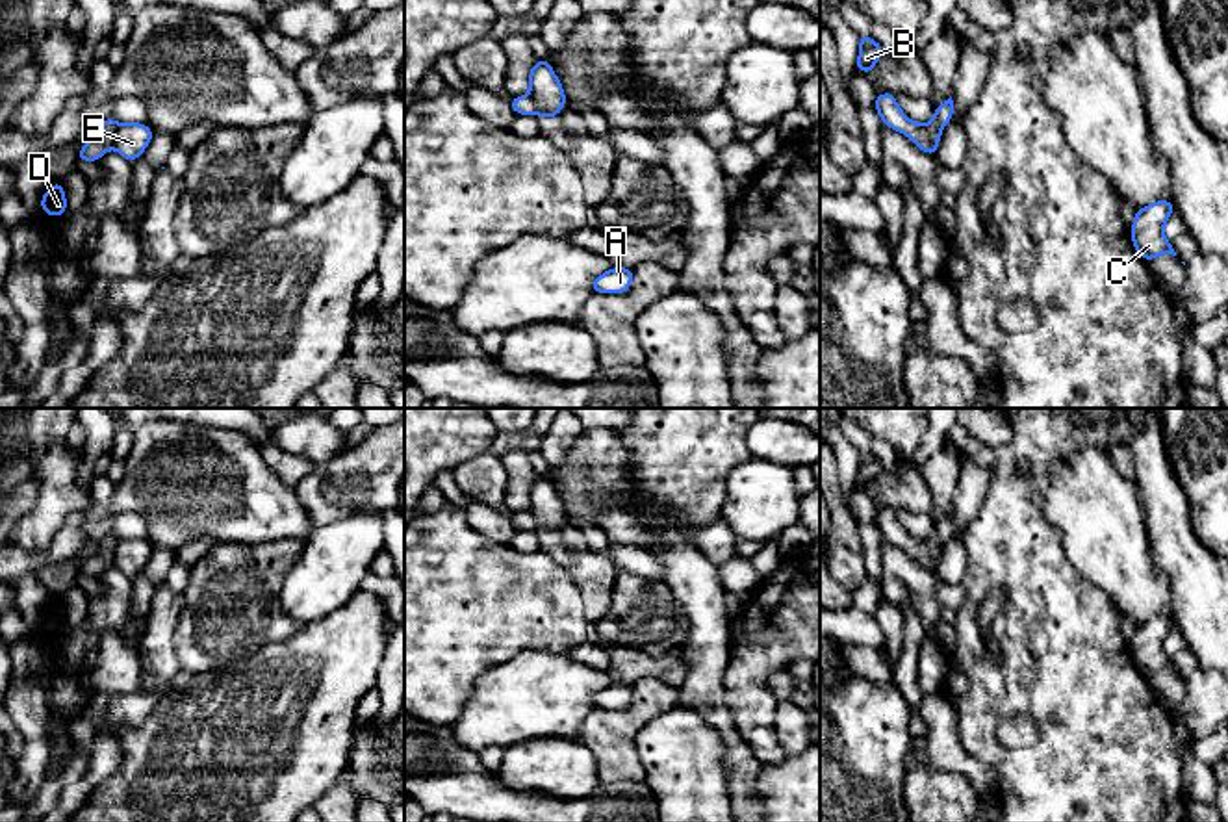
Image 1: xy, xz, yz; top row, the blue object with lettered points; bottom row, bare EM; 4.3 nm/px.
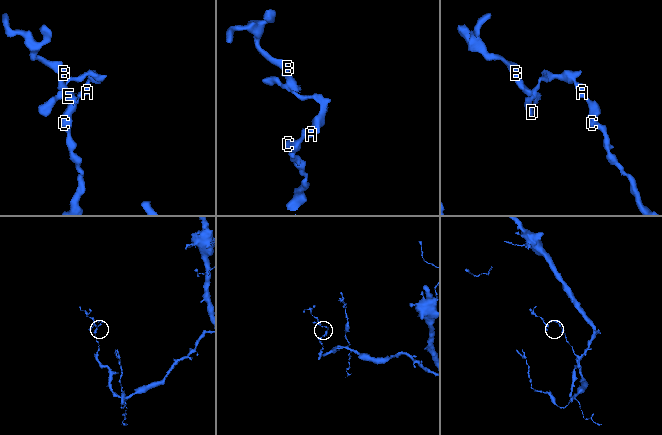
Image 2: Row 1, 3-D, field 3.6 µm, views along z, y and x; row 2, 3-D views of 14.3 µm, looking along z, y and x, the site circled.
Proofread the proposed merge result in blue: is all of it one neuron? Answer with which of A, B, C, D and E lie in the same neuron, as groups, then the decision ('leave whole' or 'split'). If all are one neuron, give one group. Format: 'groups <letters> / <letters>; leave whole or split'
groups A C D / B E; split

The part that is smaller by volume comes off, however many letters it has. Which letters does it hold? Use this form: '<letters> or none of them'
B, E

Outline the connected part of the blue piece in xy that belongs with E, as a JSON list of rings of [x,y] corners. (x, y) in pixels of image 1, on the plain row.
[[[124,538],[115,547],[113,564],[128,577],[137,575],[150,560],[154,547],[148,540]]]

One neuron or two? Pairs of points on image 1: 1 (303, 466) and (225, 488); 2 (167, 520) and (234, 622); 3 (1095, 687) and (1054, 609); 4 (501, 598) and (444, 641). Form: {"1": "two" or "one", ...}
{"1": "one", "2": "two", "3": "one", "4": "one"}

